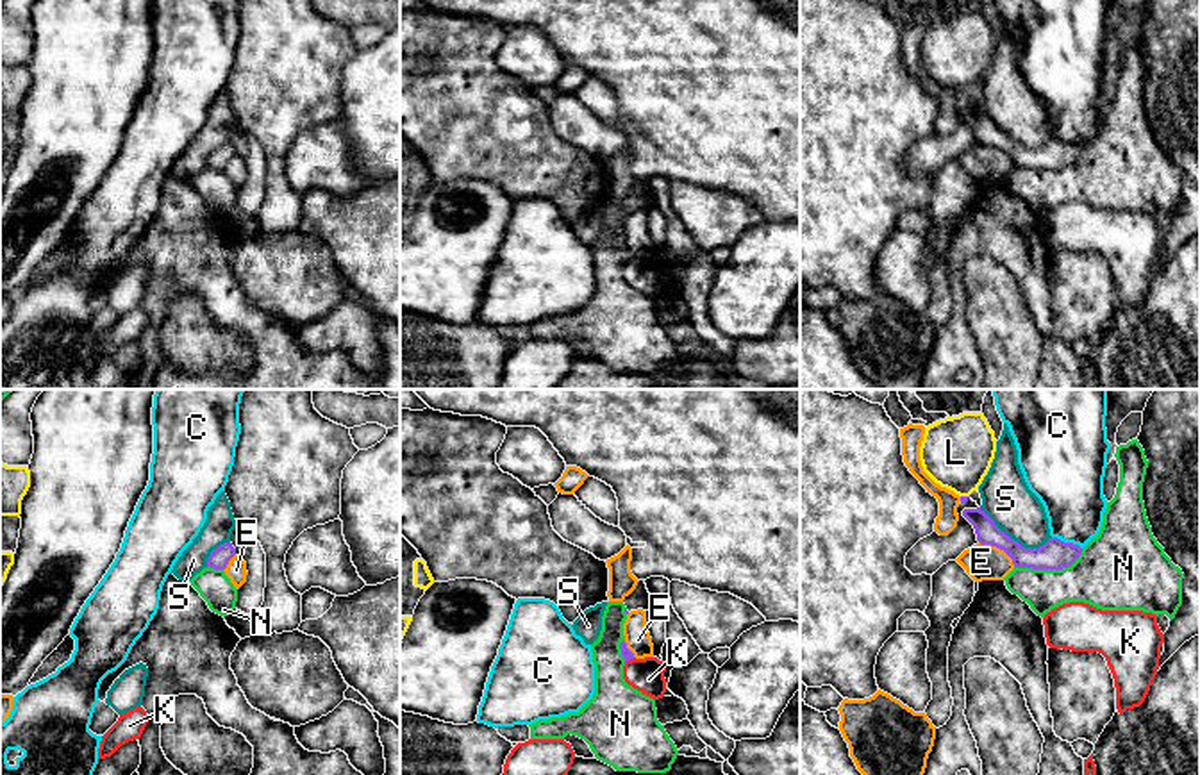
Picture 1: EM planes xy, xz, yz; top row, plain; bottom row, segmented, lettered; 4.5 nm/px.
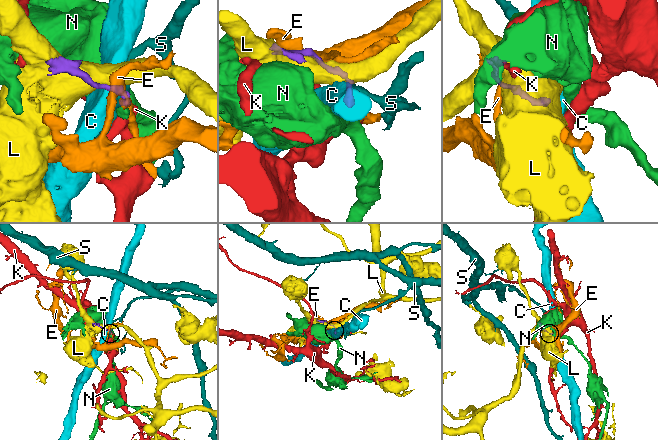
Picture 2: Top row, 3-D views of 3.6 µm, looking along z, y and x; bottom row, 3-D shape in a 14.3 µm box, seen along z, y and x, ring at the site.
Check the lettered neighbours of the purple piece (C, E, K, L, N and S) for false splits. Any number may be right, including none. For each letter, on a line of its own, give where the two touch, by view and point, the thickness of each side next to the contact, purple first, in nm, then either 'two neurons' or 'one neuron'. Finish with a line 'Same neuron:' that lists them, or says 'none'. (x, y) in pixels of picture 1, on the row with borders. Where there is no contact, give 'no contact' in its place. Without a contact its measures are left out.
C: meets purple in yz at (1066, 543); 140 nm thick on the purple side, 300 nm on the other; two neurons
E: meets purple in yz at (999, 547); 130 nm thick on the purple side, 160 nm on the other; two neurons
K: meets purple in xz at (629, 659); 50 nm thick on the purple side, 160 nm on the other; two neurons
L: meets purple in yz at (965, 497); 30 nm thick on the purple side, 320 nm on the other; two neurons
N: meets purple in yz at (1050, 568); 140 nm thick on the purple side, 300 nm on the other; two neurons
S: meets purple in yz at (1013, 540); 140 nm thick on the purple side, 220 nm on the other; two neurons
Same neuron: none

